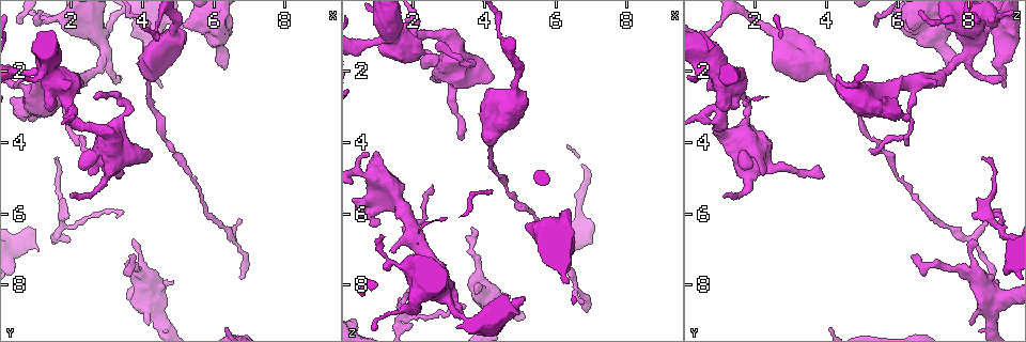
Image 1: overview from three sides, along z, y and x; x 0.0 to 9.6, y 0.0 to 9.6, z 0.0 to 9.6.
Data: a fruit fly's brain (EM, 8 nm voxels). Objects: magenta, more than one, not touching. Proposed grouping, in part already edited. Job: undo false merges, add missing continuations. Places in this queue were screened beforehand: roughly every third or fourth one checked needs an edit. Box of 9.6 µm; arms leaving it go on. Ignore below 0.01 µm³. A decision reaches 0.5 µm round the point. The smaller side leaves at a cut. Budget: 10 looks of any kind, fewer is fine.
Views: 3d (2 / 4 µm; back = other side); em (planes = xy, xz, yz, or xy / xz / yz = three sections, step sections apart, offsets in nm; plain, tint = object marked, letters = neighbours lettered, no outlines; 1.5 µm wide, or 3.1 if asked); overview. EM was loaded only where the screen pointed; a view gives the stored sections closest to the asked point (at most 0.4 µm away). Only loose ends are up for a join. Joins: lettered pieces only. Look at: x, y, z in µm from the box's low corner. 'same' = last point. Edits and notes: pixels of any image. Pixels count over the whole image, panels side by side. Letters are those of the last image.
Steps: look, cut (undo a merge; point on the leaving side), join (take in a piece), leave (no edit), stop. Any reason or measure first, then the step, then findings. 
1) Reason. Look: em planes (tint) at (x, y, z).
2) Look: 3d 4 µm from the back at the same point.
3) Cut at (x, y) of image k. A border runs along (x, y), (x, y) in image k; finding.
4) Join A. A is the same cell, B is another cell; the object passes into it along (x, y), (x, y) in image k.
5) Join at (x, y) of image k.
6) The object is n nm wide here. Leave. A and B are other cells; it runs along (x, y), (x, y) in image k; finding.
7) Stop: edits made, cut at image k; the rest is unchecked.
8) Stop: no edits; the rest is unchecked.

An open end. Look: 3d 2 µm at (6.85, 6.15, 8.45).

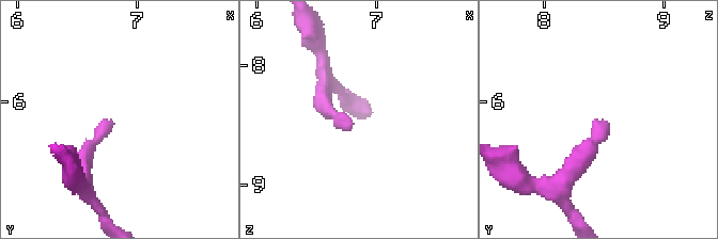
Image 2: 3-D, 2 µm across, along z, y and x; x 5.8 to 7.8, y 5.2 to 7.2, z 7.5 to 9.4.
Now the EM. Look: em planes (letters) at (6.80, 6.16, 8.50).

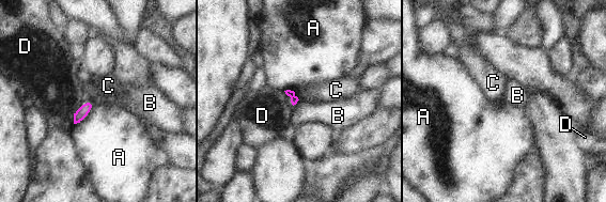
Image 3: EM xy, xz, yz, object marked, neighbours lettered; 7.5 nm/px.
Leave. A, B, C and D are other cells; a border runs along (299, 99), (293, 106) in image 3; no lettered piece goes on from it.

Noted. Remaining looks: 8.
Tapers out. Look: em planes (letters) at (1.65, 4.45, 8.35).

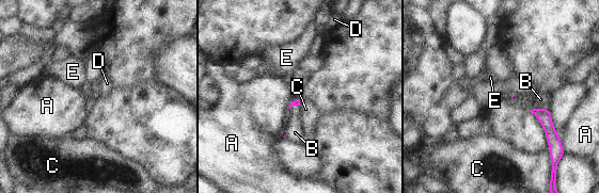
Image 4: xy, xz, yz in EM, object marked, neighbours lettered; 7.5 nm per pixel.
Join B. B is the same cell, A, C, D and E are other cells; the object passes into it along (544, 115), (540, 109), (540, 99) in image 4; the cell continues.

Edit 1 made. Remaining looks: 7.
Look: overview.

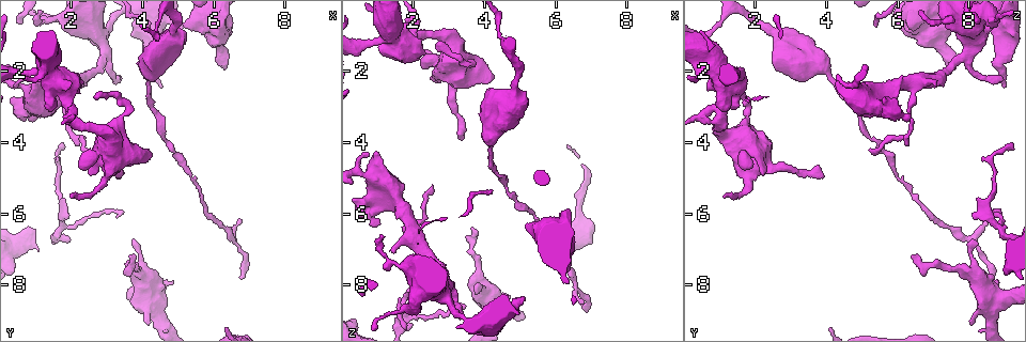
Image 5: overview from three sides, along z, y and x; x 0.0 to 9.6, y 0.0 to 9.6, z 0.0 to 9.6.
Branch stops here. Look: 3d 4 µm at (4.55, 2.40, 8.95).

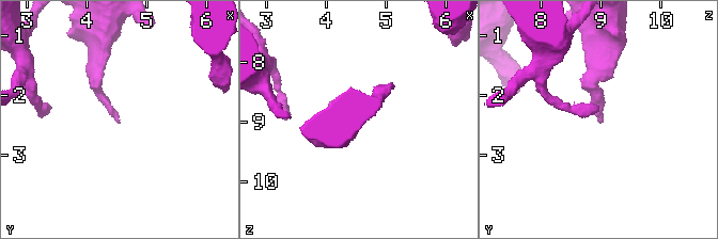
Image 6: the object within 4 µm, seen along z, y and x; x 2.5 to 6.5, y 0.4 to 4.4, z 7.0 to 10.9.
Look: em 3.1 µm xy step 8 (tint) at (4.55, 2.45, 9.00).

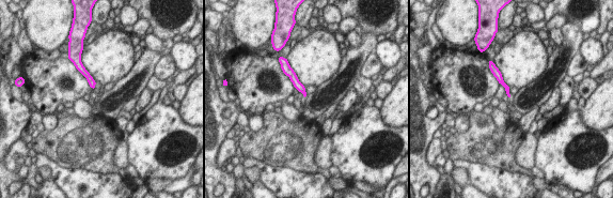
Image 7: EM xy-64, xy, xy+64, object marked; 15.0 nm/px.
Another direction. Look: em 3.1 µm planes (letters) at the same point.

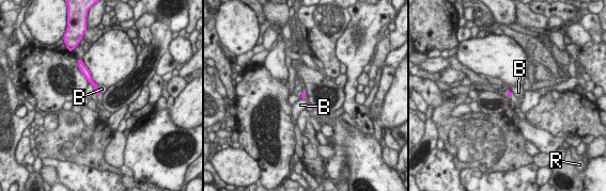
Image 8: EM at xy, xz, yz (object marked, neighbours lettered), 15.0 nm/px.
Join R. R is the same cell, B is another cell; the object passes into it along (90, 80), (98, 94), (99, 98) in image 8; the cell continues.

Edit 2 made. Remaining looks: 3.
Thick end. Look: em planes (letters) at (1.45, 2.45, 7.10).

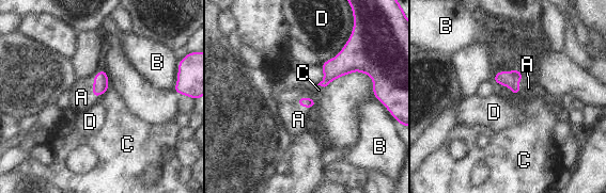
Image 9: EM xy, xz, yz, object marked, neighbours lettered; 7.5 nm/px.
Join A. A is the same cell, B, C and D are other cells; the cell continues.

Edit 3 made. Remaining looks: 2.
Stop: edits made, join at image 4, join at image 8, join at image 9; the rest is unchecked.

